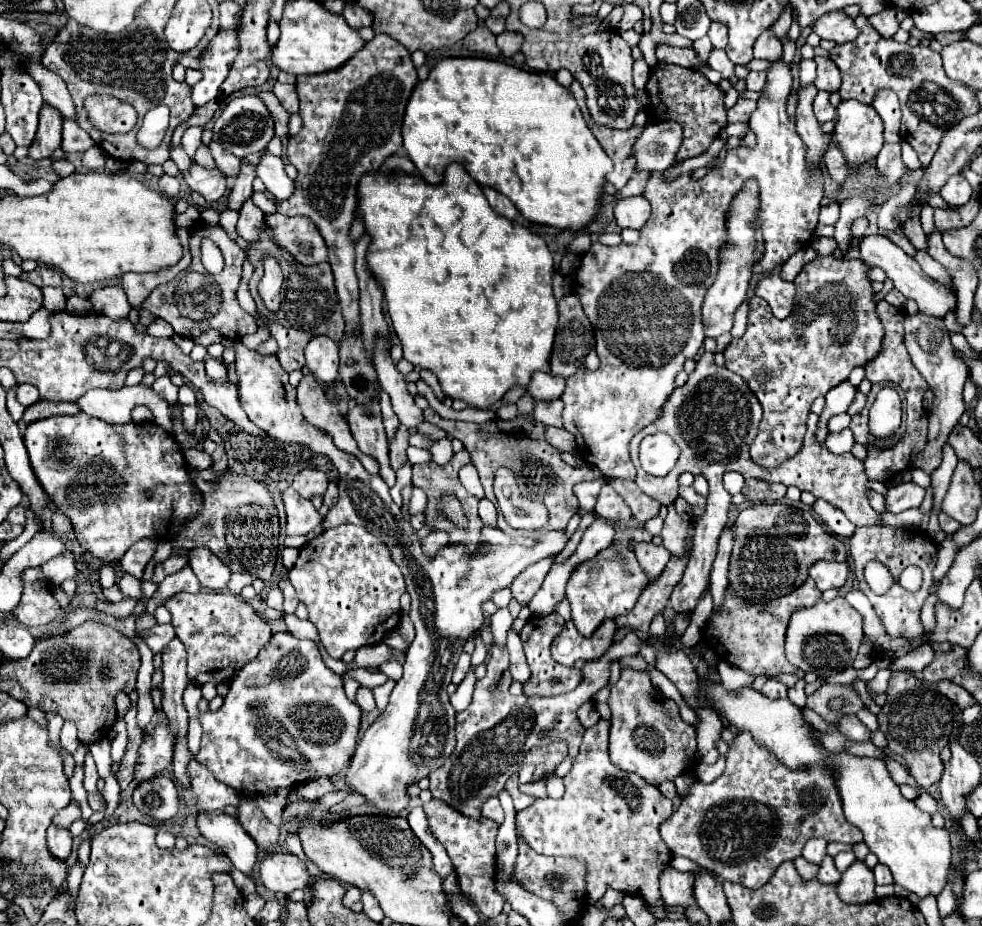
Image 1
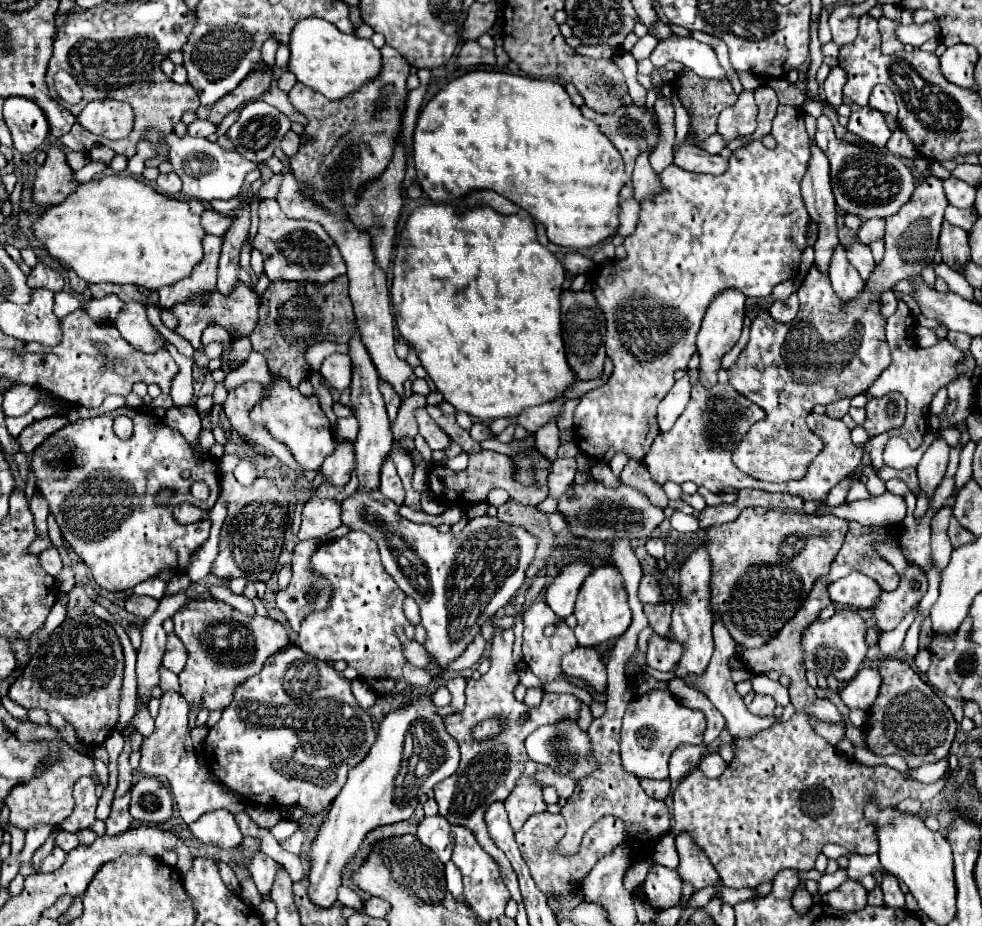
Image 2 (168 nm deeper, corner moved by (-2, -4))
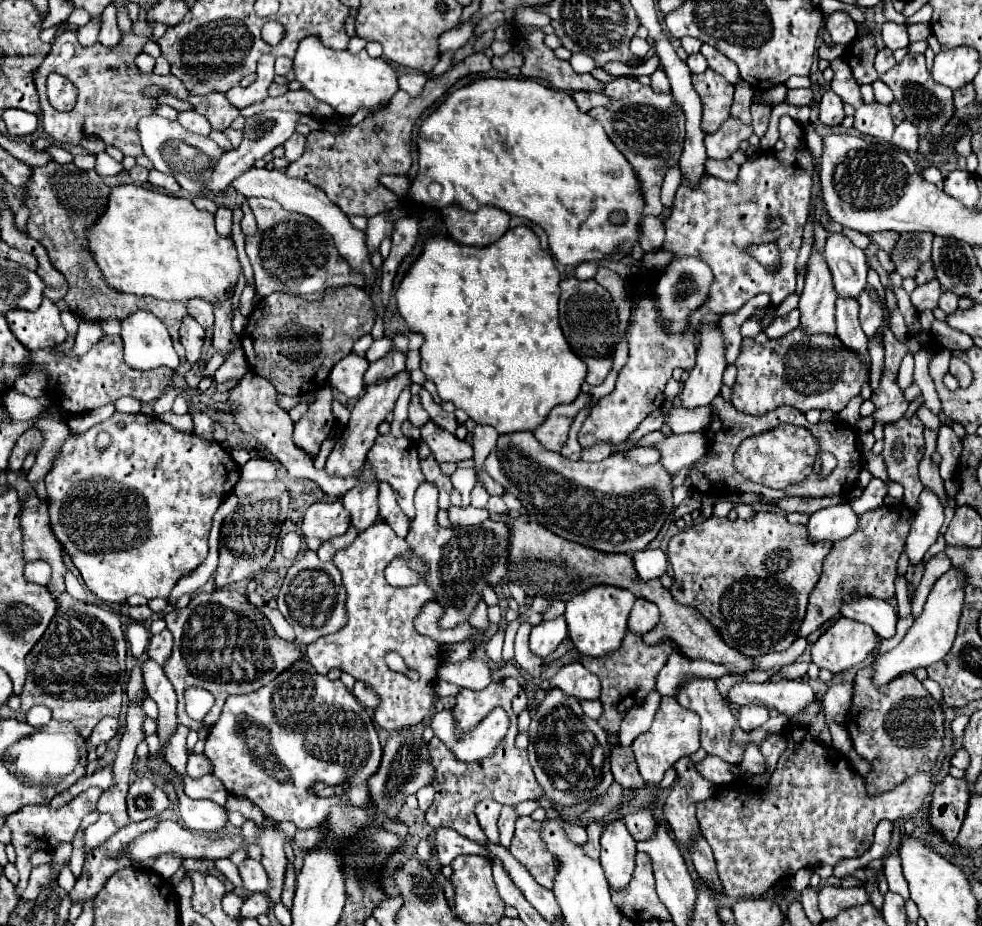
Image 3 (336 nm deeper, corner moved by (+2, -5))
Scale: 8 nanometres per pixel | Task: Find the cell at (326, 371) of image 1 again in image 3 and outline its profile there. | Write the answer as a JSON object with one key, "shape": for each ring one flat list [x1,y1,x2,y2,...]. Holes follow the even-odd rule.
{"shape":[[348,354,340,362,336,362,336,366,330,370,328,384,332,388,340,390,342,394,346,394,348,398,358,398,364,390,362,376,364,376,366,368,368,368,366,358,360,358,356,354]]}

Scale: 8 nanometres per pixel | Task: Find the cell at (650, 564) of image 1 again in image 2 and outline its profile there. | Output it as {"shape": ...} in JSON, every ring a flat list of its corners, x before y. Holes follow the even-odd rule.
{"shape":[[642,577,638,599,642,605,646,605,646,603,656,605,656,603,660,603,660,589,656,589,656,585,652,585,652,581,648,581,648,577]]}

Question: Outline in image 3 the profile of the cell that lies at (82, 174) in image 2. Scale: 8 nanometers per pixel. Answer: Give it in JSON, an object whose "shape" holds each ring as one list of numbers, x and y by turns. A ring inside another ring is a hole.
{"shape":[[102,152,102,154,96,156,96,166,94,166,94,170,96,170,98,176,106,178,106,176,114,176,114,174,122,172,124,168,122,168,120,162,116,162,116,160,110,158,106,152]]}

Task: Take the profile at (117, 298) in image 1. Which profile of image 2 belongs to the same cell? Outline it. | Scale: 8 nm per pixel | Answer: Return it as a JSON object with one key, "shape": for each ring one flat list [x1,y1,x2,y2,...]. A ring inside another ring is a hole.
{"shape":[[126,303,114,325,120,331,120,335,142,353,158,353,160,349,166,349,166,339,150,323,146,307,142,303]]}

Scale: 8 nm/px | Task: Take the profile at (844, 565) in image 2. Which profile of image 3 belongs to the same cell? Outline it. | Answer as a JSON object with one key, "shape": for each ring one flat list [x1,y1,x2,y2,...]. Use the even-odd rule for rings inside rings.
{"shape":[[900,504,900,510,894,506,880,506,876,510,868,510,862,514,860,526,852,536,834,542,834,548,824,560,824,572,810,594,808,610,806,610,804,622,800,624,798,638,812,634,818,626,834,618,840,612,844,594,852,590,860,594,870,594,882,600,888,600,894,596,896,562,904,548,913,518,914,512,902,504]]}

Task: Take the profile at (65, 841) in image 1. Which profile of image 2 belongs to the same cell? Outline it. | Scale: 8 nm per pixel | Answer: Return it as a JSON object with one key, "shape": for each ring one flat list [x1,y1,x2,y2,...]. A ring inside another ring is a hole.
{"shape":[[54,847,54,851,40,861,40,873,54,873,64,865,66,853,60,847]]}

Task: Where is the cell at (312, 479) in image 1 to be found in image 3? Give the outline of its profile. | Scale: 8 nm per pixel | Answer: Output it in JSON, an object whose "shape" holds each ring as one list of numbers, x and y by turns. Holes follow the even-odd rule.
{"shape":[[402,372,402,374,396,374,394,378,390,380,384,380,380,384,374,384,374,386,368,386,366,394,356,402,354,410,352,410,352,416,350,416,350,422,346,424,346,430,342,432,342,436,338,438,334,450,330,452,328,460,326,460,326,472,332,474,332,476,340,476,340,478,350,478,352,474,360,472,364,460,366,460,366,454,368,450,372,448,372,442,376,440,378,436,378,424,384,422,386,414,394,408,396,400,398,400,398,394,410,384,410,376,408,372]]}

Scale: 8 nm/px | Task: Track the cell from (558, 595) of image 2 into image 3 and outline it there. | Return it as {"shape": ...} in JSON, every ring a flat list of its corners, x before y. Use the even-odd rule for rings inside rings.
{"shape":[[558,616,552,622,540,622,538,626,532,628,530,648,538,656,548,656,548,654,552,654,558,648,558,644,566,636,568,636,568,628,566,628,564,616]]}

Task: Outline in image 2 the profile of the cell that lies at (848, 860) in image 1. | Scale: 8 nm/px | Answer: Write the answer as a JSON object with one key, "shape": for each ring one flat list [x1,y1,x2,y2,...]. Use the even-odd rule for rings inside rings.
{"shape":[[838,869,836,873,826,873,818,879,818,895,814,897,814,903,818,903,822,899,822,895,826,895,828,891,836,889,842,881,846,881,846,869]]}

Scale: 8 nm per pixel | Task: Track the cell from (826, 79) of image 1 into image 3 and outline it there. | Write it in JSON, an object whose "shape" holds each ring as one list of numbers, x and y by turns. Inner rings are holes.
{"shape":[[828,88,828,90,822,94,822,100,820,100,820,122,822,122,822,124,828,124,828,126,840,124,840,122,844,120,842,104,844,104,844,102]]}

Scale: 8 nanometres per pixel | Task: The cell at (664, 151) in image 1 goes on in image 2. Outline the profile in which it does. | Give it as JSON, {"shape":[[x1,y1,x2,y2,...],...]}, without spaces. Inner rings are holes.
{"shape":[[686,141,674,151,674,165,680,165,682,169,698,171,698,173,712,173,722,175,728,169,728,159,720,155,710,155,698,147,686,145]]}

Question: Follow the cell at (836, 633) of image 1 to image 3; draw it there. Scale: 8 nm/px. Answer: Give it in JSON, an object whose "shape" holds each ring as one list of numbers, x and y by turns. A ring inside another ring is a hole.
{"shape":[[840,616,814,644,812,662,832,674,860,664,878,644,878,636,866,624]]}

